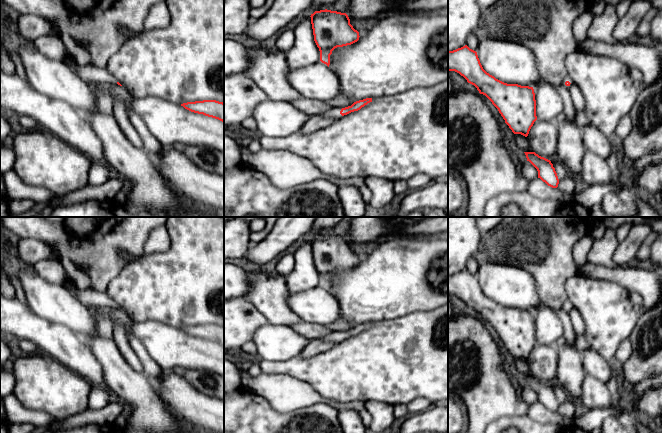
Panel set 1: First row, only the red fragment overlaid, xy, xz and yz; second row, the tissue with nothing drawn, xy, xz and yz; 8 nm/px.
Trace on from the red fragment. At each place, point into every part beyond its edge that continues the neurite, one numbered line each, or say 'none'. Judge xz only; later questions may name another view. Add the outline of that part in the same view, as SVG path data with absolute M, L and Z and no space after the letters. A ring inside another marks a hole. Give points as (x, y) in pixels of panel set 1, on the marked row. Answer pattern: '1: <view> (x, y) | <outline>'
1: xz (334, 113) | M331 108L329 111L319 114L318 116L323 117L323 118L333 118L333 119L338 119L342 117L340 114L342 108Z

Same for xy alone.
1: xy (89, 72) | M66 55L63 60L74 73L82 80L88 82L90 80L108 84L117 84L117 79L112 76L106 69L102 69L93 65L81 66L72 57Z

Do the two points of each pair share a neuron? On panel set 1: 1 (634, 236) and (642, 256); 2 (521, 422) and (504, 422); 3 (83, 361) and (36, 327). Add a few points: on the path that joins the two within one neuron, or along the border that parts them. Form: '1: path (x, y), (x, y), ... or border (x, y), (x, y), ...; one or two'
1: border (651, 232), (641, 244), (632, 263); two
2: path (517, 422), (508, 422); one
3: path (71, 351), (48, 336); one

